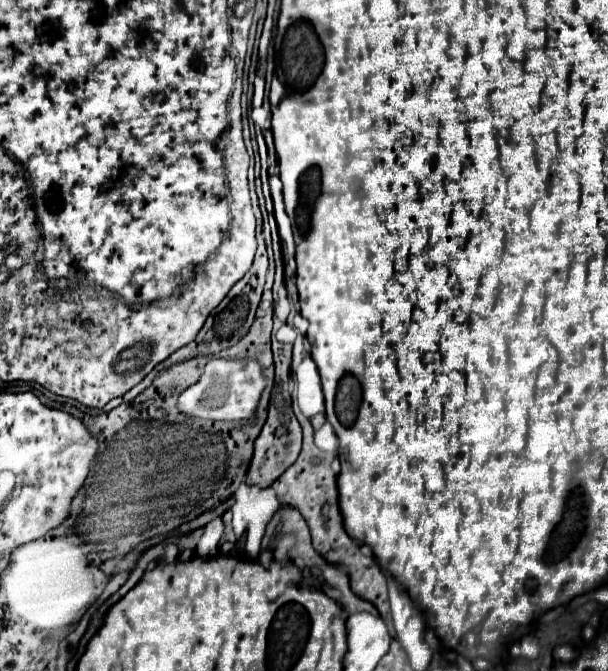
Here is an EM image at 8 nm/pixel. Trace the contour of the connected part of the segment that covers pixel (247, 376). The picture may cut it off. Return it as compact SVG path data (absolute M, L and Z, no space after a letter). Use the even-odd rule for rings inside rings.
M212 359L204 367L198 383L188 387L178 397L178 407L182 413L200 419L222 419L222 421L240 421L250 419L256 409L260 395L266 387L266 375L256 359Z

